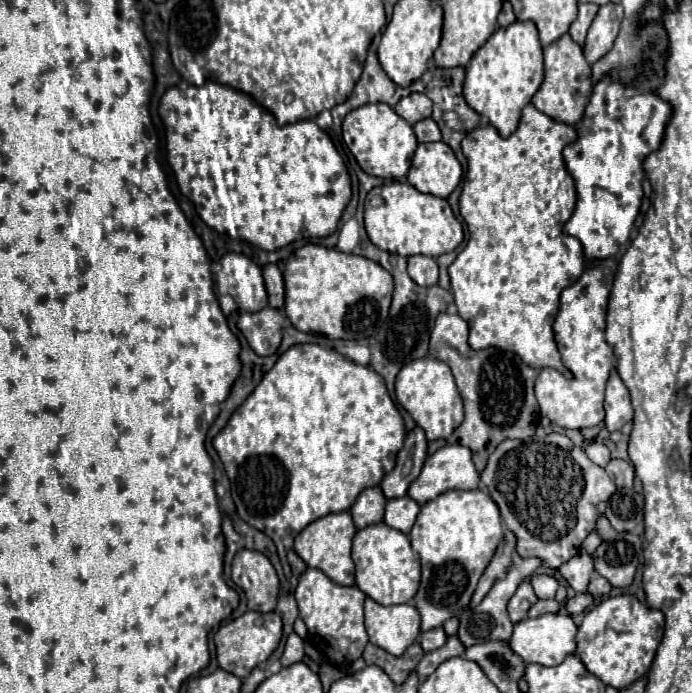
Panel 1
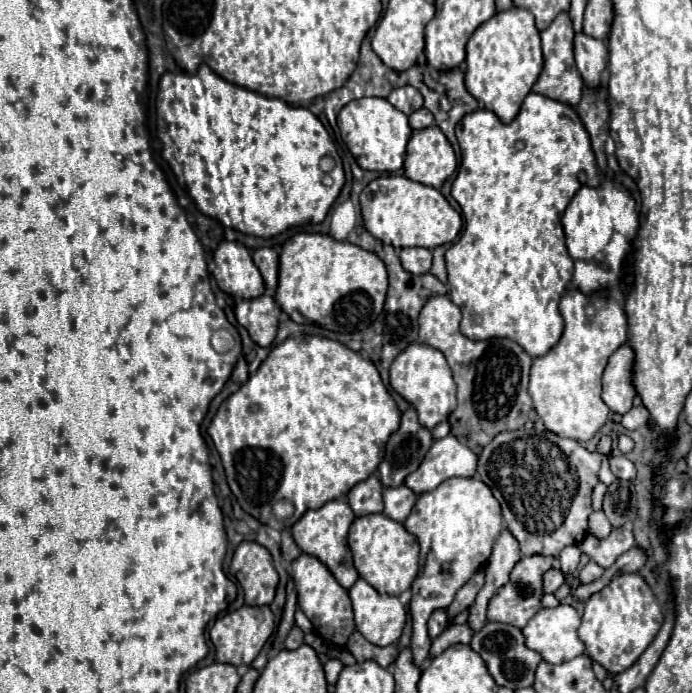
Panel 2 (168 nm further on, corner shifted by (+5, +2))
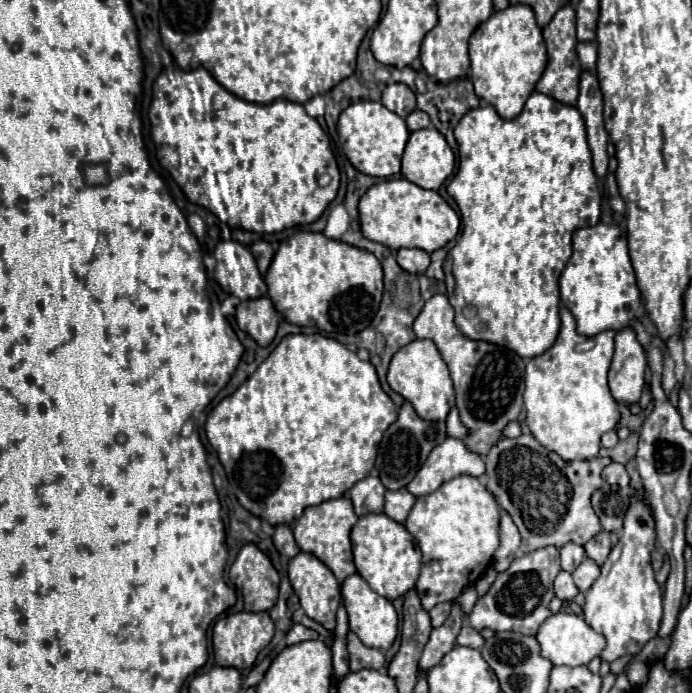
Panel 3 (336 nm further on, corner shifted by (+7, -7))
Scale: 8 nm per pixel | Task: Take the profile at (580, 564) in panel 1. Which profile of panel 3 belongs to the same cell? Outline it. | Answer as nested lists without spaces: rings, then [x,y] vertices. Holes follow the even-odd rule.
[[[565,544],[561,548],[561,568],[569,574],[573,574],[577,570],[577,566],[583,562],[585,558],[585,550],[583,546],[577,546],[577,544]]]

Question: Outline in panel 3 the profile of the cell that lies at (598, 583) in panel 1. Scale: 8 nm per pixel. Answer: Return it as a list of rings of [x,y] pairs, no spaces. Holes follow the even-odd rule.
[[[585,558],[581,562],[581,566],[573,572],[573,580],[575,580],[575,586],[581,590],[581,592],[587,592],[591,588],[591,584],[597,580],[599,576],[599,566],[593,564],[593,560]]]

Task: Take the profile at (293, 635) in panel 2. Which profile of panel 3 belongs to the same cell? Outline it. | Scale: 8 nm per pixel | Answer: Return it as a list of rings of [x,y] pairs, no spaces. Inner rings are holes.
[[[293,624],[291,630],[287,632],[287,646],[293,646],[293,644],[299,644],[299,642],[305,642],[305,640],[317,640],[317,632],[301,626],[301,624]]]

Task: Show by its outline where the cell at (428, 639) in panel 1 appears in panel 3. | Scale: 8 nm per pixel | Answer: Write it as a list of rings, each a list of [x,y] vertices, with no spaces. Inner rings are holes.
[[[445,602],[445,604],[437,604],[431,612],[429,612],[429,616],[431,616],[431,626],[433,628],[439,628],[445,620],[447,620],[447,616],[449,616],[449,610],[451,610],[451,602]]]

